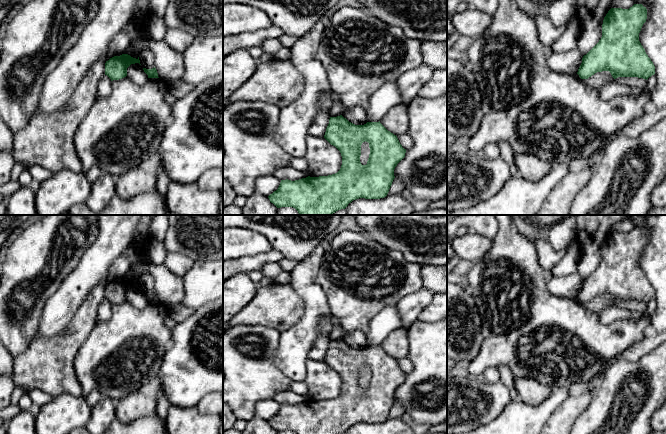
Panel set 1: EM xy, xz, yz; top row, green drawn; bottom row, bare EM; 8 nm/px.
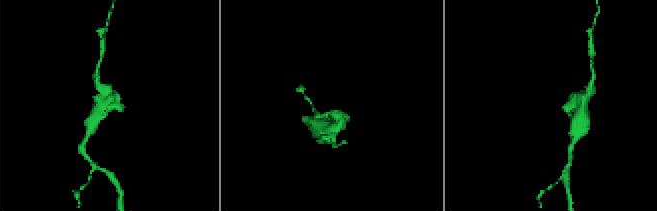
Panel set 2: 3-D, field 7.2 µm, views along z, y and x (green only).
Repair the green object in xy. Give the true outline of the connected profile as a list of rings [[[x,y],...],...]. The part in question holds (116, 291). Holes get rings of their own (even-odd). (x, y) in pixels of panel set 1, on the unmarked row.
[[[128,278],[114,280],[105,287],[105,299],[107,299],[111,305],[122,303],[127,300],[127,292],[135,287],[140,288],[139,281],[136,283]]]

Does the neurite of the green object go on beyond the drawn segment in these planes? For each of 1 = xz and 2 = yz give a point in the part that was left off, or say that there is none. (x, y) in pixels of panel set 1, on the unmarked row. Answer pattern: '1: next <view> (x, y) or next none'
1: next none
2: next none

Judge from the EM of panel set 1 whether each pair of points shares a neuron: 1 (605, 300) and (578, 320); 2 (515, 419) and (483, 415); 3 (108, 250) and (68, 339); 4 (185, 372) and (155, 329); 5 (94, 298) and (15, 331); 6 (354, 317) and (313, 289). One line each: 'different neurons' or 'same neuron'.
1: different neurons
2: different neurons
3: different neurons
4: different neurons
5: different neurons
6: different neurons

